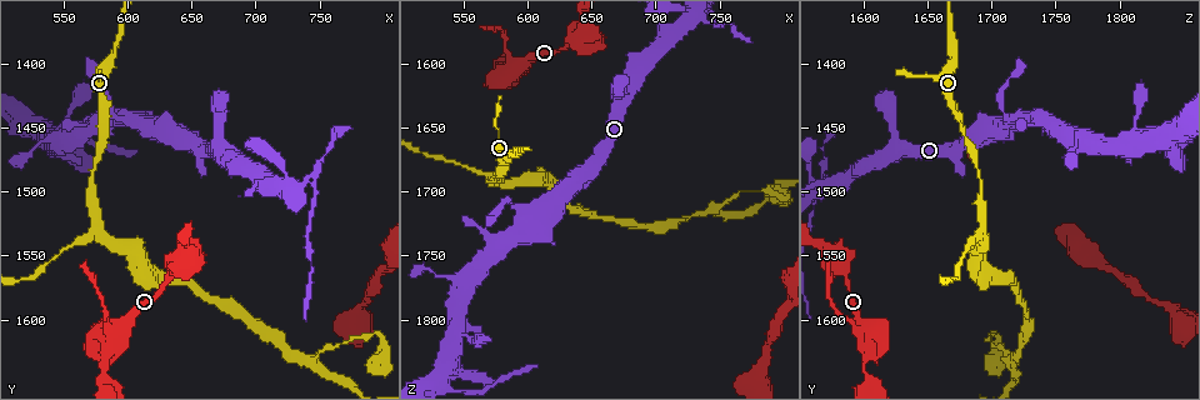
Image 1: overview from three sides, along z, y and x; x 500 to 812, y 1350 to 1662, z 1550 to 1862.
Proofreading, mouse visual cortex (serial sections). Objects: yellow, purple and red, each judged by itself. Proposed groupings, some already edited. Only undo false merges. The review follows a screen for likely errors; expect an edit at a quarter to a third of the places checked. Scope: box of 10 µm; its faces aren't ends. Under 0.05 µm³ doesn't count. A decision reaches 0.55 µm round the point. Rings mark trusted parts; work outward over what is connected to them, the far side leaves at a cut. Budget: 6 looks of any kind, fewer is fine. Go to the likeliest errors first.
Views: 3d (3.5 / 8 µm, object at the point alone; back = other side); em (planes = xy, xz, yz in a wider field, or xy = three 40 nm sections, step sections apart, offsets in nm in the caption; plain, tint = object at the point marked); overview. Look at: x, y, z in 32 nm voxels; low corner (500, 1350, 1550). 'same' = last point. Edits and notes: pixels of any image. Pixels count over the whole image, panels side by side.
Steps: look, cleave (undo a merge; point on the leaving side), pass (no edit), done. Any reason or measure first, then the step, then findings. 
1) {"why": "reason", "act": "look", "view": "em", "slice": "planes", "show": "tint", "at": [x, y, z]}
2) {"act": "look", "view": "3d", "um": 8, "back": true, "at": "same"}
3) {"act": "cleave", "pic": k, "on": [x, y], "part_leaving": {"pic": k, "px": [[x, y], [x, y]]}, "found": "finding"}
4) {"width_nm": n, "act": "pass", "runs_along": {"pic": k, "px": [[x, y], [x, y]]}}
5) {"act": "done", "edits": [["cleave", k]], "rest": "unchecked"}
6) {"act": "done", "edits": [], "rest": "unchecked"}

{"why": "abrupt turn", "act": "look", "view": "3d", "um": 3.5, "at": [578, 1530, 1694]}

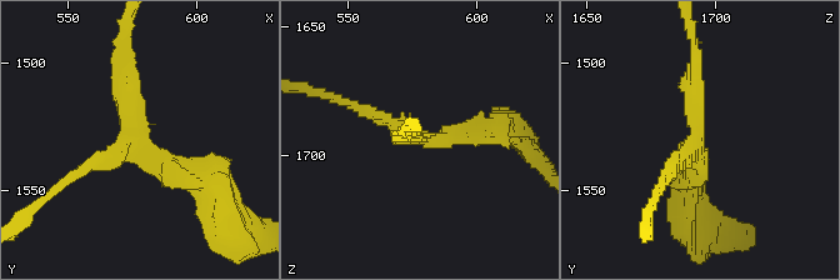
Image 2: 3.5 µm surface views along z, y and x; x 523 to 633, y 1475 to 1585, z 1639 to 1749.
{"act": "look", "view": "em", "slice": "xy", "step": 3, "show": "tint", "at": [575, 1530, 1693]}

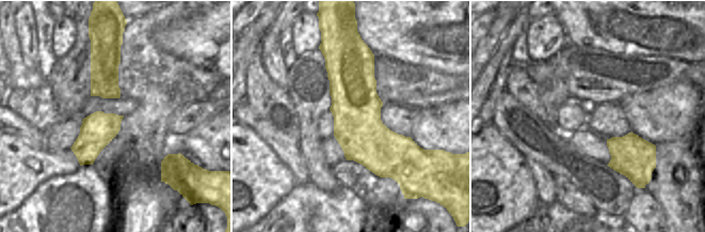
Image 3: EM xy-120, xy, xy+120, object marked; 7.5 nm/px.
{"act": "pass", "runs_along": {"pic": 2, "px": [[126, 56], [134, 141], [203, 180]]}, "found": "one cell here"}

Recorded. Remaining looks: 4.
{"why": "side arm on a straight run", "act": "look", "view": "3d", "um": 3.5, "at": [742, 1630, 1716]}

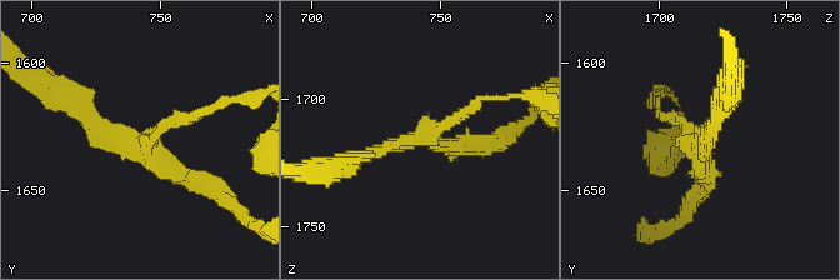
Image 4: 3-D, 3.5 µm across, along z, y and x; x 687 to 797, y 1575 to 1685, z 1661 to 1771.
{"why": "now the EM", "act": "look", "view": "em", "slice": "planes", "show": "tint", "at": [740, 1632, 1717]}

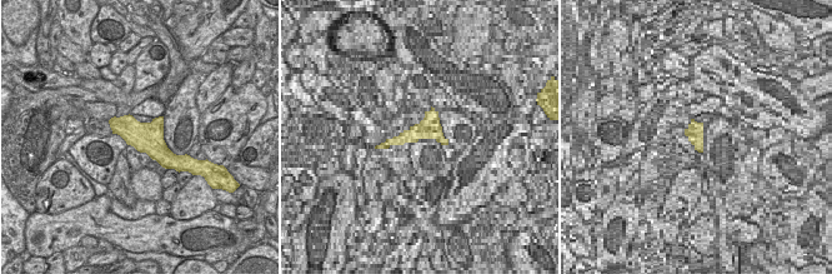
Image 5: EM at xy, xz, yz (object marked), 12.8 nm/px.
{"act": "look", "view": "em", "slice": "xy", "step": 3, "show": "tint", "at": "same"}

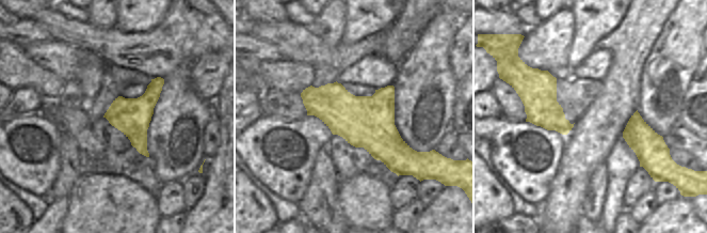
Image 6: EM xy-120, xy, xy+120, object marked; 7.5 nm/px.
{"arm_widths_nm": [150, 200, 200], "act": "pass", "runs_along": {"pic": 4, "px": [[351, 164], [416, 139], [481, 100]]}, "found": "one cell here"}

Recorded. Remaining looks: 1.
{"act": "done", "edits": [], "rest": "unchecked"}

